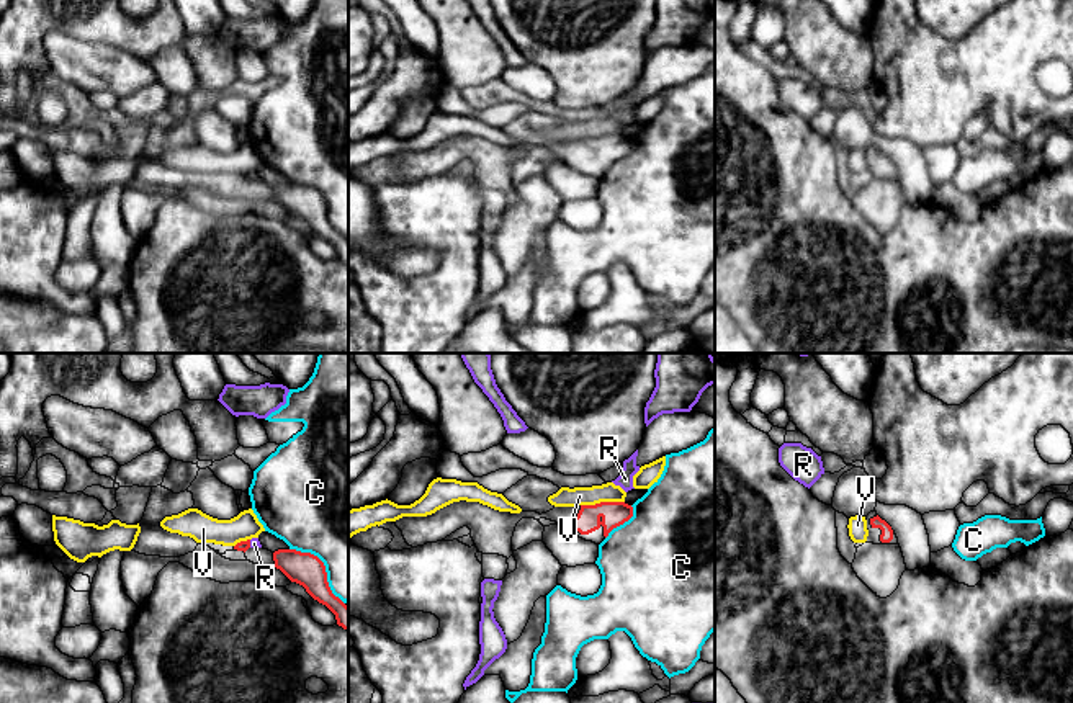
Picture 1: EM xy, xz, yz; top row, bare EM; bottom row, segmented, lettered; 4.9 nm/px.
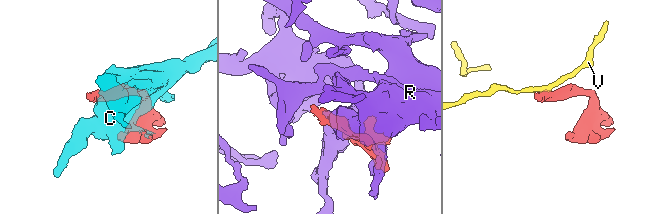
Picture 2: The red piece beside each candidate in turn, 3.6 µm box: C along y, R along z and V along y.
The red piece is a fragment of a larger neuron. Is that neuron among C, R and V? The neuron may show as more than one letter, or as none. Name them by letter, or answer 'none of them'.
none of them

